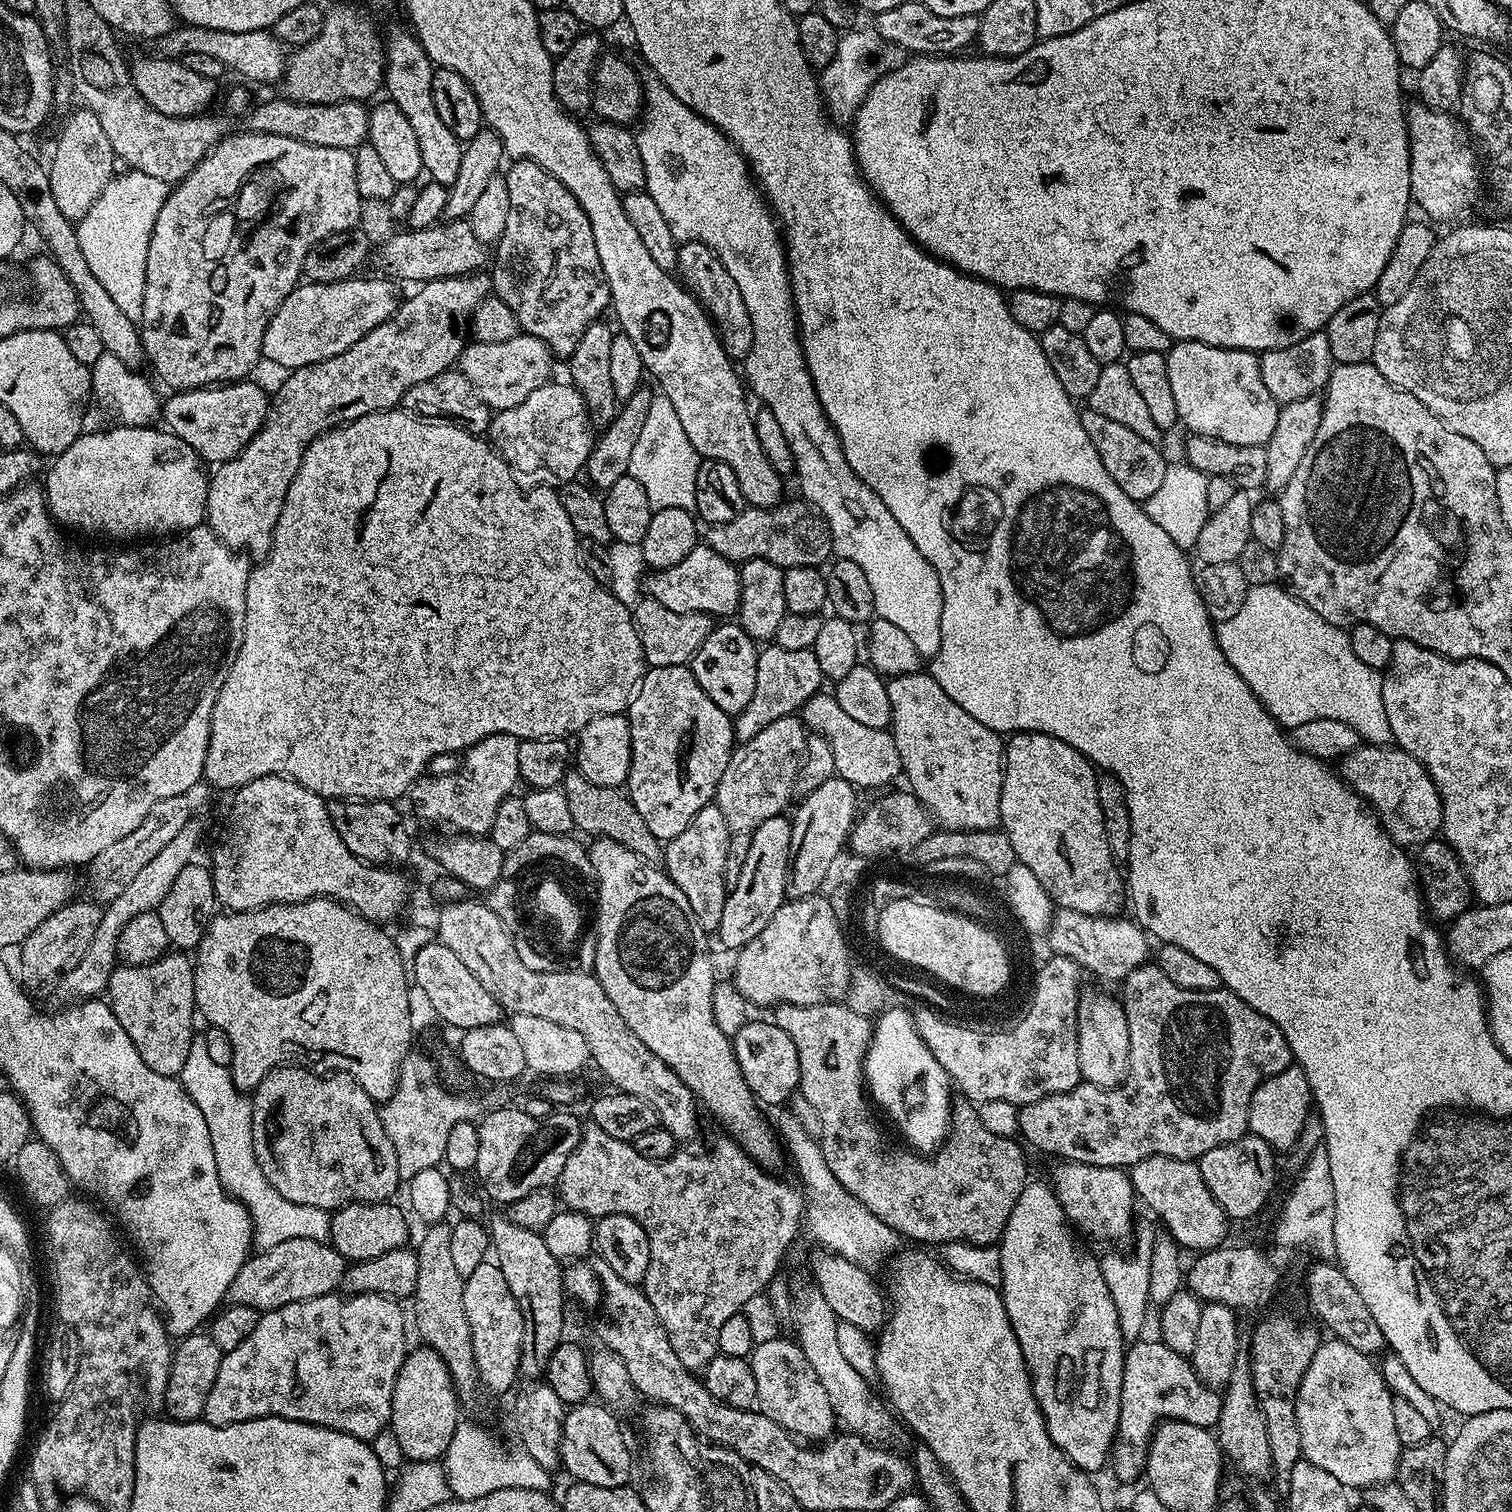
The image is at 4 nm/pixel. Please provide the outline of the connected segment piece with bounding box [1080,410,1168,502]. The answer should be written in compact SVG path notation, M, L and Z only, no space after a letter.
M1084 410L1080 412L1080 421L1082 430L1086 430L1086 434L1090 434L1090 442L1094 442L1094 450L1098 450L1098 458L1102 458L1102 466L1106 466L1110 478L1122 486L1129 498L1137 502L1146 501L1158 486L1162 486L1162 474L1166 474L1168 464L1157 445L1146 442L1146 438L1138 438L1134 430L1106 418L1106 414Z

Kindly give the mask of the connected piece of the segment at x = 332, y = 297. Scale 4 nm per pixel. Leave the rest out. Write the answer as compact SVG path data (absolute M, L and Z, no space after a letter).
M349 278L329 284L311 282L297 284L296 289L284 299L282 306L278 306L274 318L270 318L270 322L266 326L260 347L263 359L277 364L278 367L284 368L283 370L305 368L350 350L350 346L354 346L354 342L358 342L366 334L370 334L370 330L374 330L374 326L389 320L398 307L396 292L387 284L389 281L387 279L384 279L385 281L360 279Z

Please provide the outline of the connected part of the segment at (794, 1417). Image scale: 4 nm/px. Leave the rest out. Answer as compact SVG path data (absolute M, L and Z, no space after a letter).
M777 1338L756 1344L750 1363L754 1383L758 1386L756 1403L766 1418L778 1422L778 1426L804 1442L823 1442L837 1431L838 1421L830 1406L830 1398L826 1398L826 1390L822 1382L818 1382L818 1374L814 1374L810 1362L806 1362L806 1354L802 1354L795 1339Z

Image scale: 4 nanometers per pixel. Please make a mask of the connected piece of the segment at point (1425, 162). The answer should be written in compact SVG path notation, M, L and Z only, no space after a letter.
M1419 102L1409 103L1404 117L1410 150L1410 190L1415 207L1420 207L1429 216L1425 216L1429 221L1441 220L1442 223L1448 224L1444 226L1471 221L1472 211L1476 208L1476 199L1480 196L1482 164L1478 159L1477 149L1466 139L1466 132L1461 121L1452 112L1439 112Z

